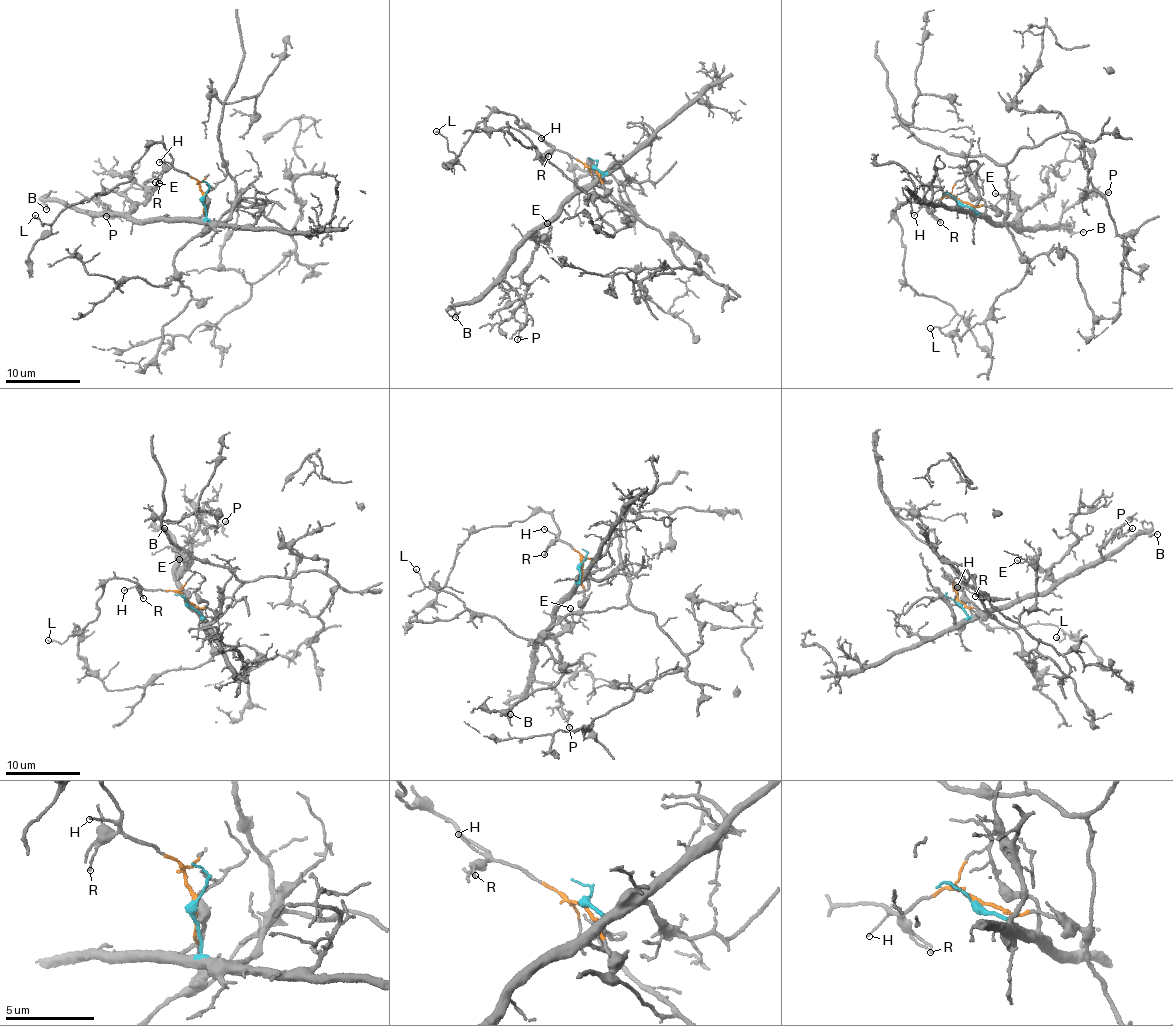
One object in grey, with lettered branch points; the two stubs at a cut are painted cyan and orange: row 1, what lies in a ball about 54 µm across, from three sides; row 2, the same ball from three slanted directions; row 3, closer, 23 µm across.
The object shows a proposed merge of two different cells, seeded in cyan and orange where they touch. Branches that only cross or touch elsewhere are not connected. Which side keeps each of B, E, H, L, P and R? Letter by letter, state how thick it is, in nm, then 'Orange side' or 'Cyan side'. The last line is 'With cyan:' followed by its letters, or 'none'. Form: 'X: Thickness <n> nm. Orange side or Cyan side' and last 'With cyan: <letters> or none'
B: Thickness 90 nm. Cyan side
E: Thickness 110 nm. Cyan side
H: Thickness 90 nm. Orange side
L: Thickness 100 nm. Orange side
P: Thickness 140 nm. Cyan side
R: Thickness 110 nm. Orange side
With cyan: B, E, P

